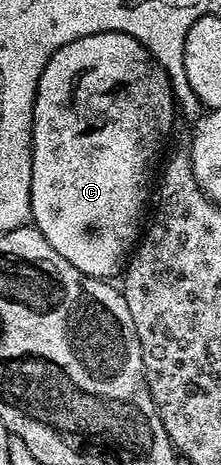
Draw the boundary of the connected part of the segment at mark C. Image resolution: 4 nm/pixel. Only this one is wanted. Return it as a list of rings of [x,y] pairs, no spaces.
[[[122,31],[95,33],[87,37],[79,37],[63,49],[59,49],[47,61],[47,69],[43,69],[43,77],[39,77],[39,89],[35,93],[35,109],[33,110],[33,172],[31,173],[31,213],[32,226],[38,227],[47,237],[47,241],[59,253],[59,257],[67,257],[75,269],[84,275],[96,279],[112,280],[112,275],[120,276],[123,264],[130,258],[142,230],[141,214],[145,211],[145,202],[150,202],[149,178],[153,175],[153,166],[157,163],[157,154],[173,127],[173,91],[169,88],[170,72],[163,70],[153,55],[139,40]]]

